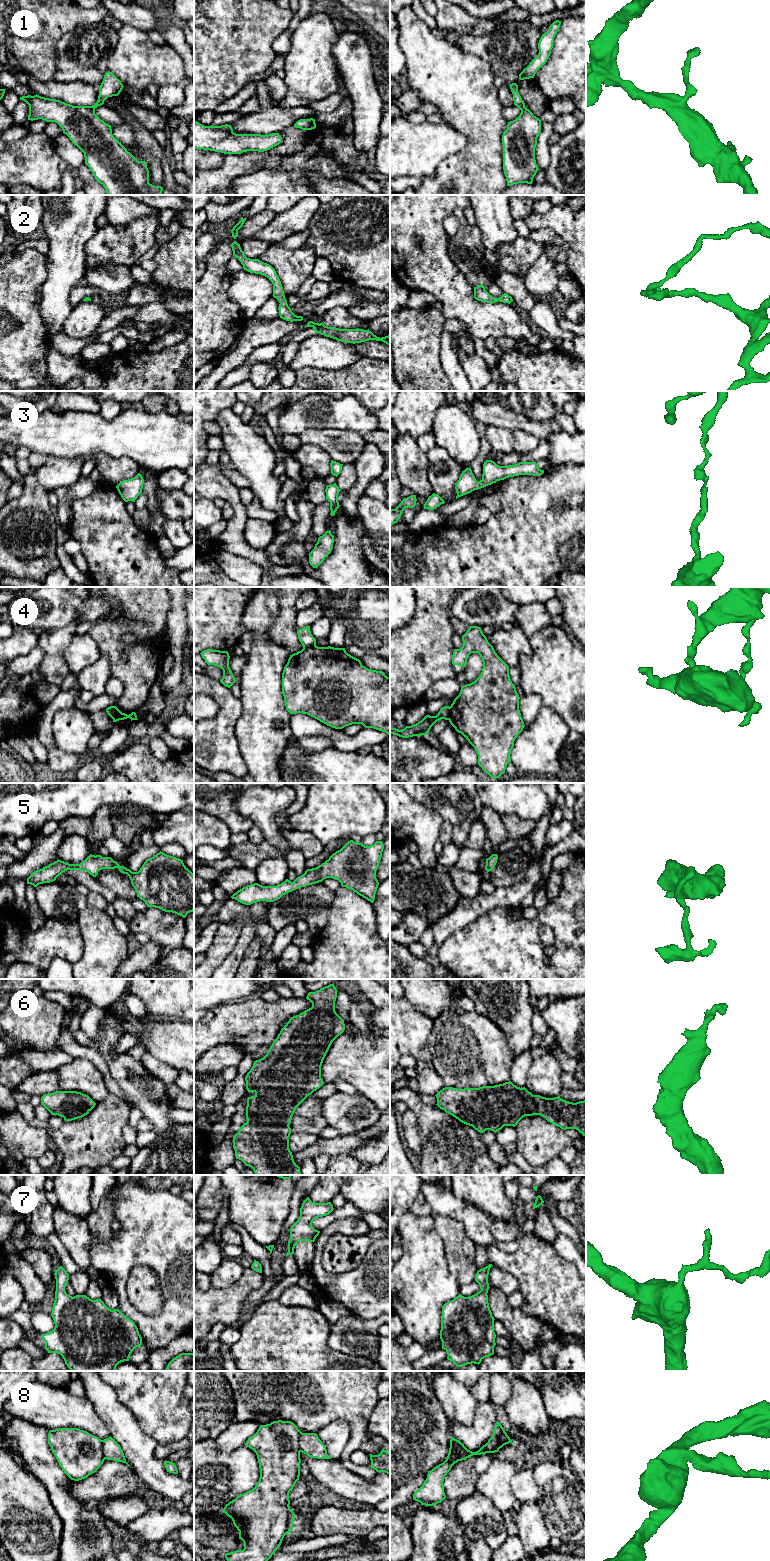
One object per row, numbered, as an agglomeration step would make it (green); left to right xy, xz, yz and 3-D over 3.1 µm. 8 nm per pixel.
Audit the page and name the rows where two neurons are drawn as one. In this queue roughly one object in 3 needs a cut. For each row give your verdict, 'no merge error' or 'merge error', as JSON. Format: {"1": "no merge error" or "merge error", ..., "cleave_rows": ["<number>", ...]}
{"1": "no merge error", "2": "no merge error", "3": "no merge error", "4": "merge error", "5": "no merge error", "6": "no merge error", "7": "no merge error", "8": "merge error", "cleave_rows": ["4", "8"]}

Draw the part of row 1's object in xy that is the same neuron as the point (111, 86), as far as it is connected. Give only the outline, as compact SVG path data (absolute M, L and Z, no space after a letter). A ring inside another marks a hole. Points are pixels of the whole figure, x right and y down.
M110 71L106 72L99 87L97 102L92 106L73 106L56 99L28 95L20 97L29 105L28 120L42 119L55 122L85 157L95 179L103 185L107 195L163 195L163 187L149 183L149 170L145 161L138 161L112 134L111 125L96 114L95 109L108 97L118 96L123 89L121 81Z

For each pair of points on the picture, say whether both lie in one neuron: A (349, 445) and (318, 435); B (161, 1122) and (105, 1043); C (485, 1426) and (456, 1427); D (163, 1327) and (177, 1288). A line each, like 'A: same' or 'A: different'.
A: same
B: same
C: same
D: same

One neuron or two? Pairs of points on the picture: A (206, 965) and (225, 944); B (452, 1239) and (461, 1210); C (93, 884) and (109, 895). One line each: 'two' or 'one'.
A: one
B: two
C: one

